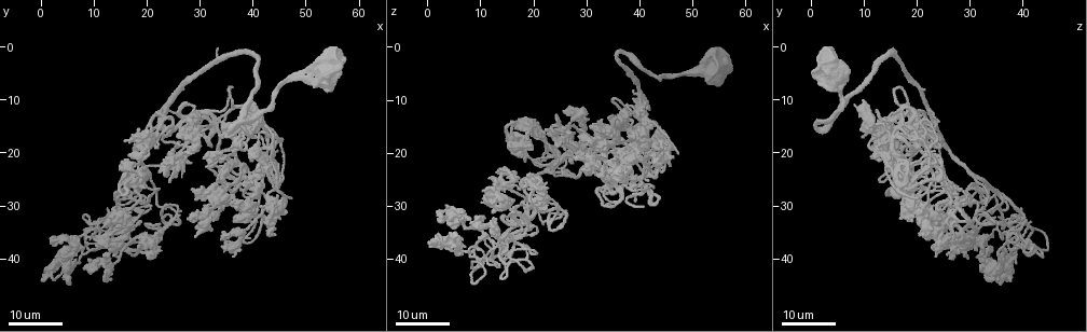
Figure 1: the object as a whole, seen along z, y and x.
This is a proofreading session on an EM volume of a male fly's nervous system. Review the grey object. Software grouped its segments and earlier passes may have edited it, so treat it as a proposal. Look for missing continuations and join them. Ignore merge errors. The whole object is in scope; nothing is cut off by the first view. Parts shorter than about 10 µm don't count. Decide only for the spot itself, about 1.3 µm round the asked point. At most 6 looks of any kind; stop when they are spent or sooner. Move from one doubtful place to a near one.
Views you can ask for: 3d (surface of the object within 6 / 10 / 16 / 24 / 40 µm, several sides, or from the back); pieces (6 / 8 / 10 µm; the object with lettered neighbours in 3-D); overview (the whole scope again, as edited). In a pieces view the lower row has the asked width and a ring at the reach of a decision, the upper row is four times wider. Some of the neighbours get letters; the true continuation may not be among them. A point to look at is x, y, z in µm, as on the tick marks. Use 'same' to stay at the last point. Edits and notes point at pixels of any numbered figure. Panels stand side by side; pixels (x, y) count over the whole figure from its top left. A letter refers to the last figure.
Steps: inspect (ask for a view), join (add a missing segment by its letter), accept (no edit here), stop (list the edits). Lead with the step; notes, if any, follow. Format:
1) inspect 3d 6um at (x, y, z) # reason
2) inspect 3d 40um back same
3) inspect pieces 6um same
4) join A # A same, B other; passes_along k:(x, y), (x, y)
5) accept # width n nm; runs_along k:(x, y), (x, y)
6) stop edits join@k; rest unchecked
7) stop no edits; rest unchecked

inspect 3d 24um at (0.5, 44.0, 37.0) # an open end

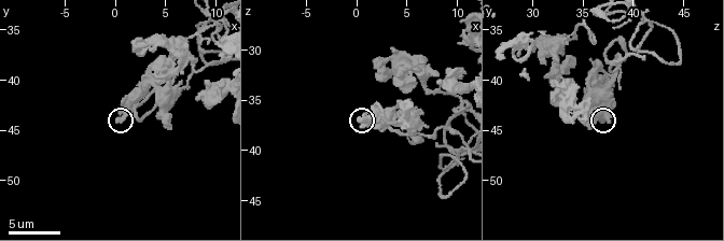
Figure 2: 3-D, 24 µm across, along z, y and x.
inspect pieces 8um at (0.2, 43.8, 36.6) # see the neighbours

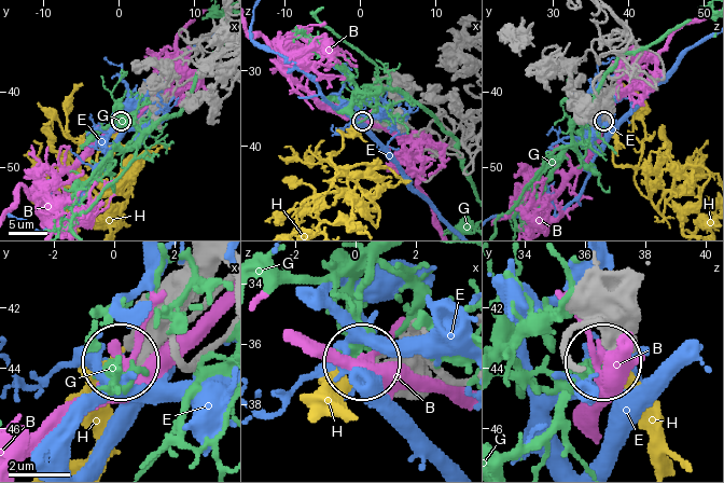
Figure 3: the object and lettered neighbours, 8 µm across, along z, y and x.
accept # width 380 nm; B other, E other, G other, H other; none of them fits

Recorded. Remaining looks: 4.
inspect 3d 24um at (20.5, 36.5, 38.5) # free end

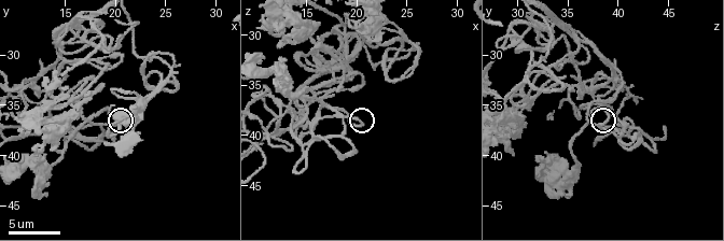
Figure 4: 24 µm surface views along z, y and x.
inspect pieces 10um at (20.4, 36.2, 39.0)

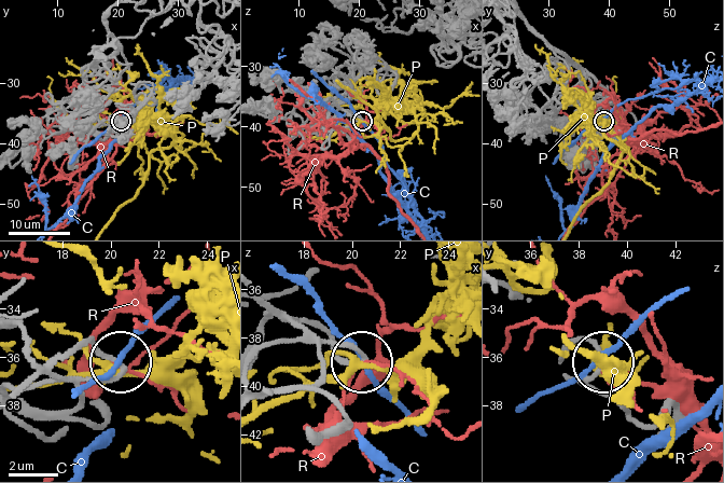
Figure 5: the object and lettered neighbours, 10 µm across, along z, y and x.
accept # C other, P other, R other; no lettered segment goes on from it

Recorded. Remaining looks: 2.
inspect 3d 16um at (24.0, 25.0, 12.5)

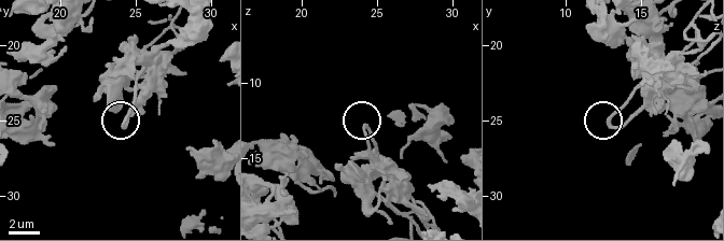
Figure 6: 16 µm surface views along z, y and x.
inspect pieces 8um at (24.2, 25.2, 13.0)

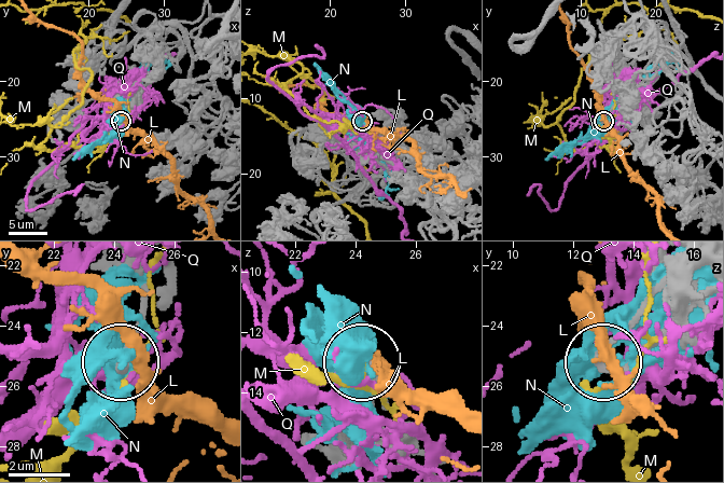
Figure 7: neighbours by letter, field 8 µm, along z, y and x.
accept # L other, M other, N other, Q other; no lettered segment goes on from it

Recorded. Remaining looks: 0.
stop no edits; rest unchecked

